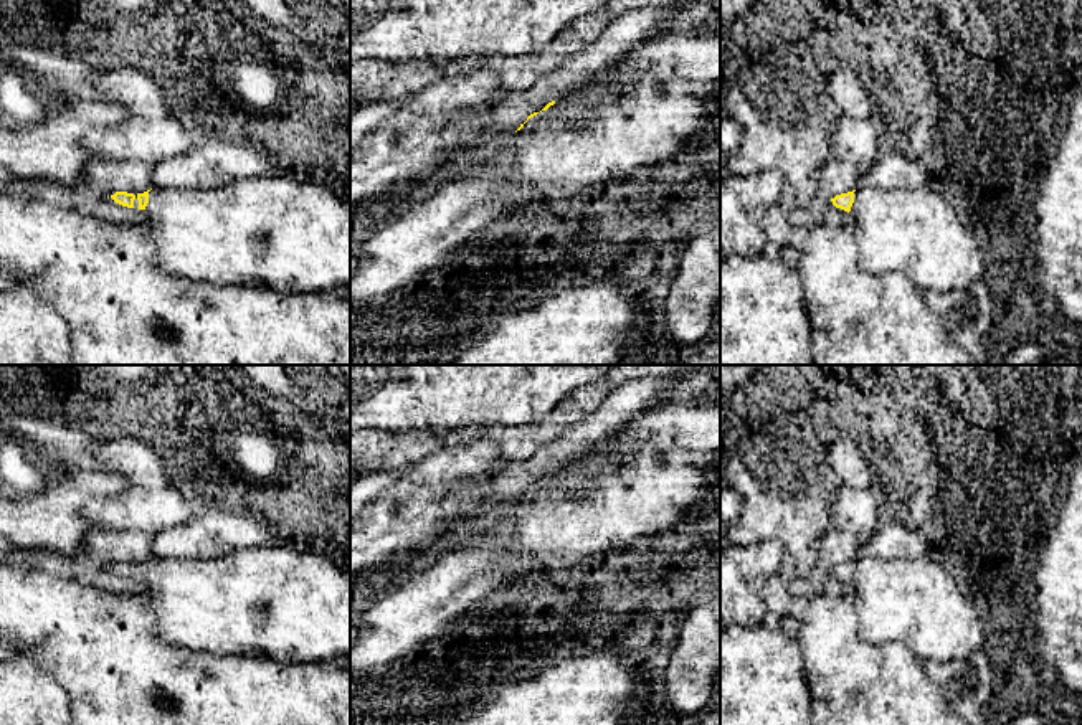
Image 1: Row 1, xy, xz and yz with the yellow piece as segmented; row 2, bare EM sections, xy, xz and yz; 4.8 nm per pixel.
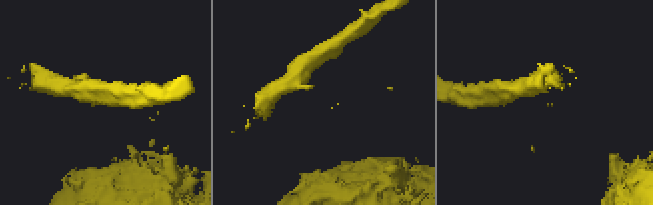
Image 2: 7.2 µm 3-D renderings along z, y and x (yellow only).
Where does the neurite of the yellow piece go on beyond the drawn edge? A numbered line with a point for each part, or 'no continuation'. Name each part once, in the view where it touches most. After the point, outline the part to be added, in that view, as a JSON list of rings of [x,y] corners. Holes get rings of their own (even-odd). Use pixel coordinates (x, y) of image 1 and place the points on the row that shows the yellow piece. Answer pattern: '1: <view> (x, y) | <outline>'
1: xy (294, 236) | [[[271,173],[208,190],[152,188],[144,210],[135,195],[134,210],[150,221],[145,236],[155,248],[159,266],[168,274],[215,286],[264,286],[279,292],[325,292],[340,284],[350,286],[350,205],[316,182]]]

